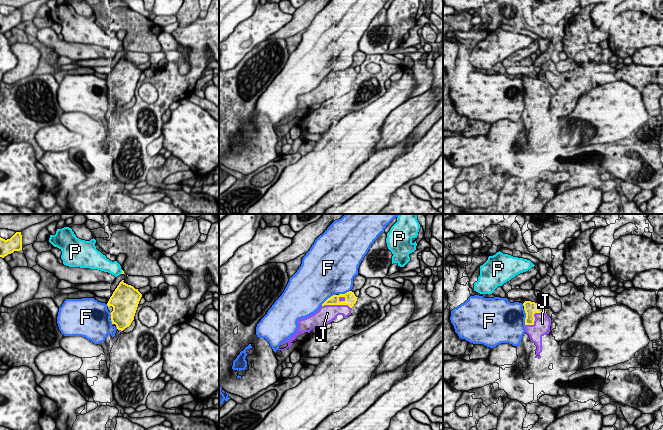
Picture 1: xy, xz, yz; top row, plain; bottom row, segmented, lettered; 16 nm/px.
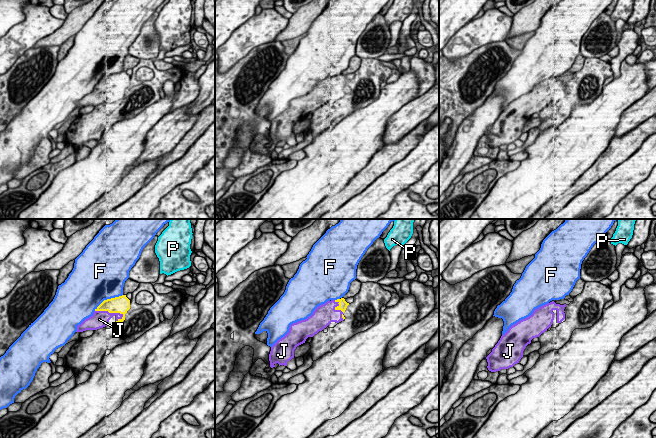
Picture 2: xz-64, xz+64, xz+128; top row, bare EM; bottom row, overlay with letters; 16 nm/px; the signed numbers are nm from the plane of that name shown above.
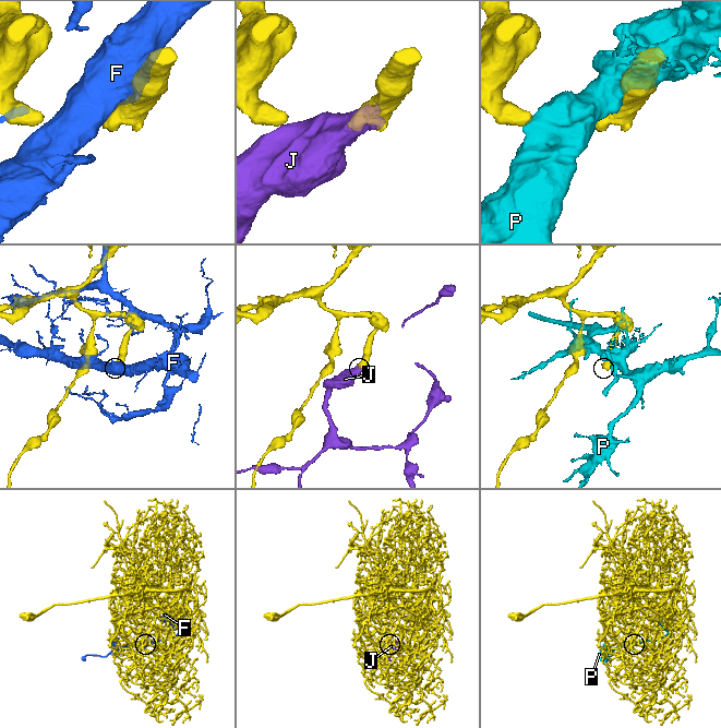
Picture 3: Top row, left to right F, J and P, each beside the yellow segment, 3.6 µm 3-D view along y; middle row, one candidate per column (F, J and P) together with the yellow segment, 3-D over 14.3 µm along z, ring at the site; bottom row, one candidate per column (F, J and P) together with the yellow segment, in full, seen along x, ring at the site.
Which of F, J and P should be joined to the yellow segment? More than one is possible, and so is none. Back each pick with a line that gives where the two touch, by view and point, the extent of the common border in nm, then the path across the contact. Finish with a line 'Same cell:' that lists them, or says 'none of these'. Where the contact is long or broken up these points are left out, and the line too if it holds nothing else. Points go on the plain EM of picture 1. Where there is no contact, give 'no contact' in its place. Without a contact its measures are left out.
J: yz (534, 93) | 400 nm
Same cell: J

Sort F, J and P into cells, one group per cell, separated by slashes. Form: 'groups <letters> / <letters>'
groups F / J / P

